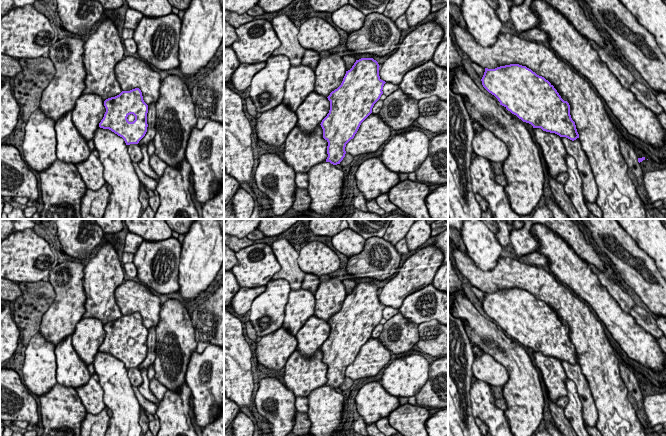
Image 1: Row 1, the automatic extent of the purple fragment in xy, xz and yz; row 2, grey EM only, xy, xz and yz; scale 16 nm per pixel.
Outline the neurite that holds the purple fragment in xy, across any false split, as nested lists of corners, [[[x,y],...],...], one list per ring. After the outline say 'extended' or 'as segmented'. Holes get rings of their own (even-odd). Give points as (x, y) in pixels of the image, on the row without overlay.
[[[139,312],[122,315],[104,325],[106,336],[99,351],[122,361],[126,369],[138,368],[147,356],[148,329]]]; extended

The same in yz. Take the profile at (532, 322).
[[[510,288],[495,293],[485,292],[481,305],[483,311],[498,323],[500,329],[523,346],[531,348],[533,352],[541,352],[572,365],[579,362],[575,346],[570,339],[569,327],[561,322],[548,304],[526,290]]]; as segmented

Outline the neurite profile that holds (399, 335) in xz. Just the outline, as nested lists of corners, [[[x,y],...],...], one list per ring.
[[[399,312],[385,322],[378,339],[393,354],[408,352],[420,339],[418,325]]]

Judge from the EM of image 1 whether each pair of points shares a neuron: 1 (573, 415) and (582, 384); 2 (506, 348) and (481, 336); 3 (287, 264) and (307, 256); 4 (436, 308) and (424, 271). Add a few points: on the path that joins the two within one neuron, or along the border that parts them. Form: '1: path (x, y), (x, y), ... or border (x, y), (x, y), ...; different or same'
1: border (566, 377), (576, 387), (583, 420); different
2: path (500, 347), (487, 336); same
3: border (298, 253), (298, 266), (305, 272); different
4: border (431, 283), (408, 295); different

